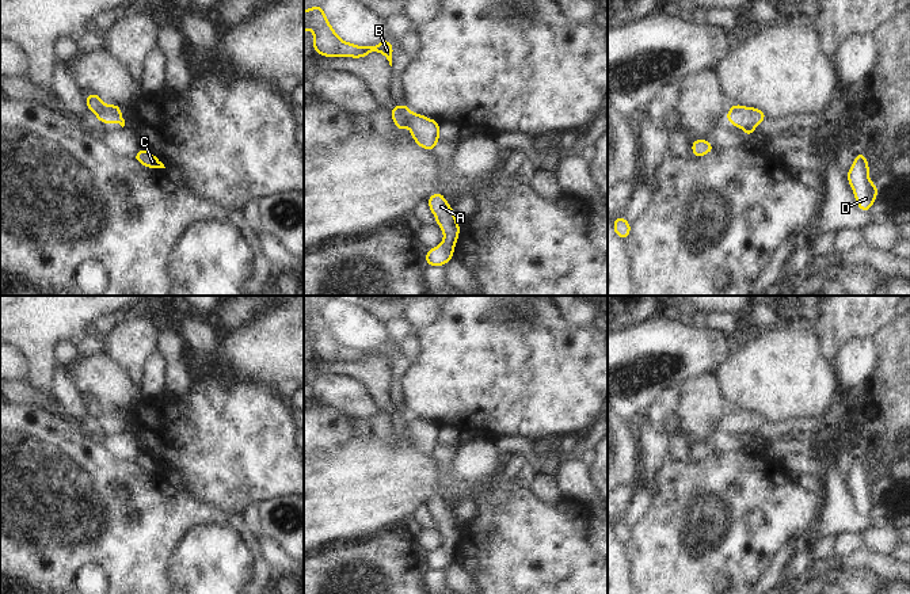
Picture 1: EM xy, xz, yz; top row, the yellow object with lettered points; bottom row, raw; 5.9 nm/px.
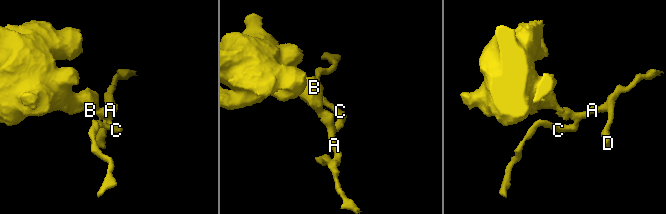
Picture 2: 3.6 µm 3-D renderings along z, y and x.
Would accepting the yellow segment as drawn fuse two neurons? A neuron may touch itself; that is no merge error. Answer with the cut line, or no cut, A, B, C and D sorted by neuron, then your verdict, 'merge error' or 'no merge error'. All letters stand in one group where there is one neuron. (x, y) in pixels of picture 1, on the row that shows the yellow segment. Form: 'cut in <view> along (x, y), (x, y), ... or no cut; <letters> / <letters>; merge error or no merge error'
cut in xy along (107, 106), (96, 114); A C D / B; merge error

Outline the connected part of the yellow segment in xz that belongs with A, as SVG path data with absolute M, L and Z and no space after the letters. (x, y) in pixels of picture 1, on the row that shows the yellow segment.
M431 194L427 205L437 220L437 225L443 232L443 240L438 247L426 250L426 266L445 266L453 259L461 225L457 222L456 214L443 194Z

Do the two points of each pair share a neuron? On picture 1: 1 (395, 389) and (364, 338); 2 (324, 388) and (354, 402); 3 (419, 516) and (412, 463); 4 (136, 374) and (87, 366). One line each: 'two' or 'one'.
1: one
2: one
3: two
4: two

